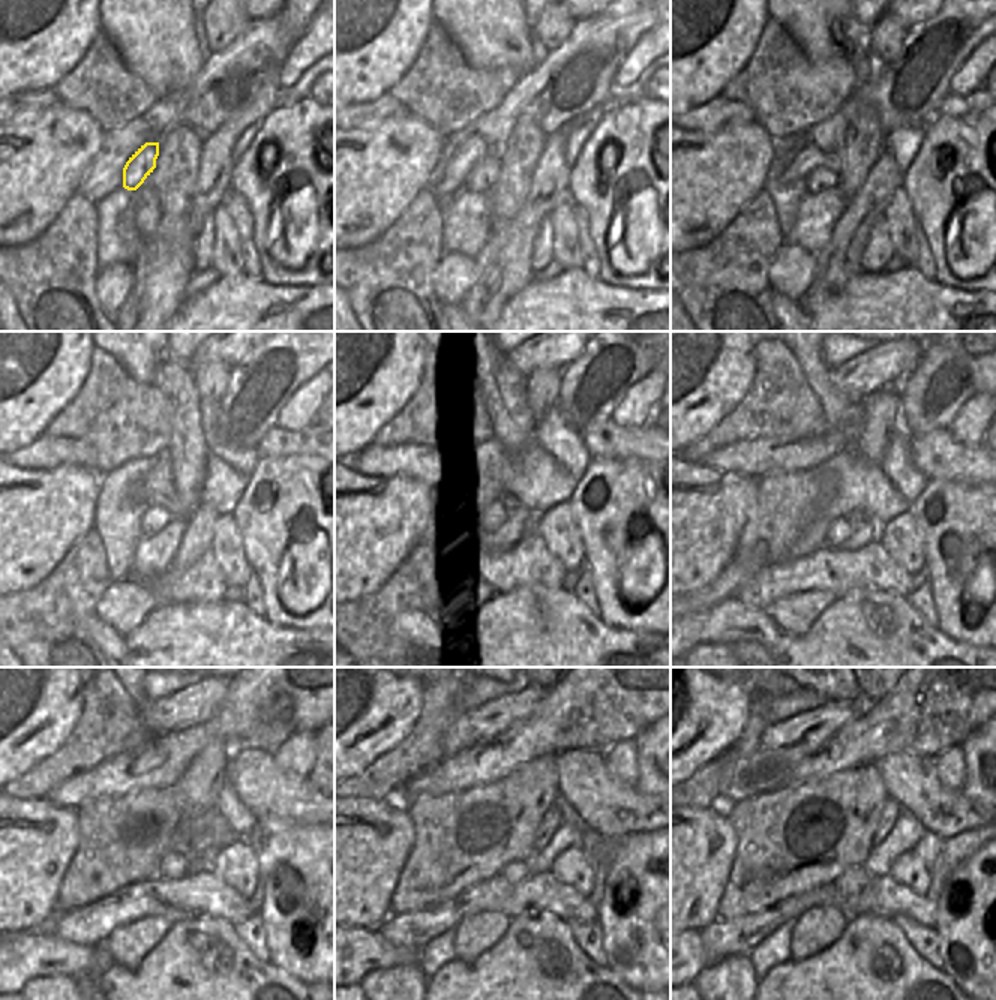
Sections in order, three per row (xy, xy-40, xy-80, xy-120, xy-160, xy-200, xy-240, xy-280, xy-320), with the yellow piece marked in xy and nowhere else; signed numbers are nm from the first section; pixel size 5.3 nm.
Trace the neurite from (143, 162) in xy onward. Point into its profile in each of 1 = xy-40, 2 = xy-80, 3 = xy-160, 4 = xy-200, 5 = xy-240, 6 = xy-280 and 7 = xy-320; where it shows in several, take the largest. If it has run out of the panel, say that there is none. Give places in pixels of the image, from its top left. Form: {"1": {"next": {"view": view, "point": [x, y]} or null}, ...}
{"1": {"next": {"view": "xy-40", "point": [483, 174]}}, "2": {"next": {"view": "xy-80", "point": [819, 180]}}, "3": {"next": {"view": "xy-160", "point": [497, 517]}}, "4": {"next": {"view": "xy-200", "point": [839, 529]}}, "5": {"next": {"view": "xy-240", "point": [174, 865]}}, "6": {"next": {"view": "xy-280", "point": [515, 873]}}, "7": {"next": {"view": "xy-320", "point": [854, 880]}}}

